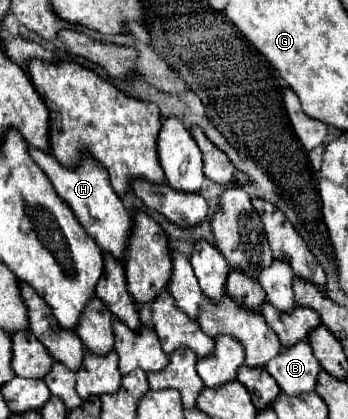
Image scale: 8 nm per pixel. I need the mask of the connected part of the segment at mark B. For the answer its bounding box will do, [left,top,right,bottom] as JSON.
[266,340,322,396]

